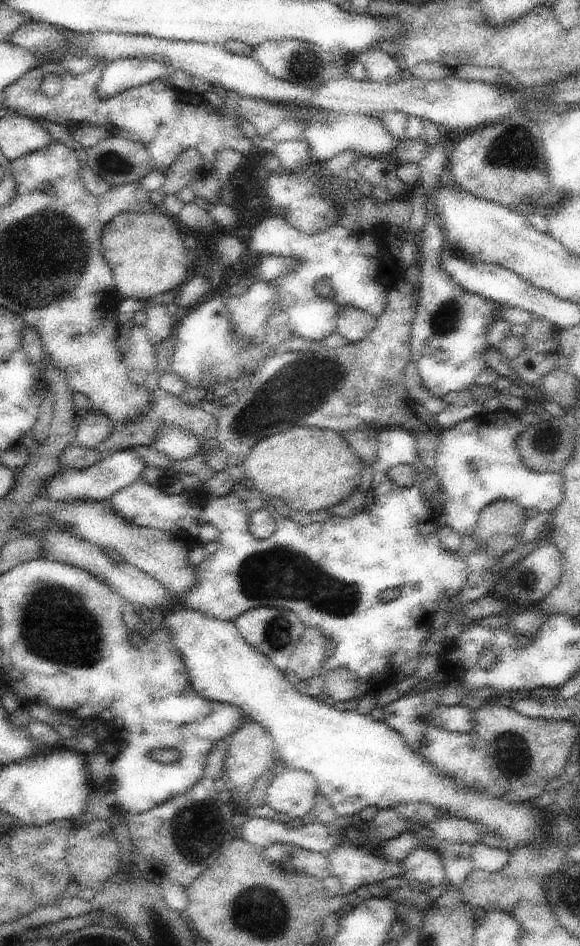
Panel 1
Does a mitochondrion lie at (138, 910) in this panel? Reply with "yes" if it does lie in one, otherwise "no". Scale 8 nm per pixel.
no

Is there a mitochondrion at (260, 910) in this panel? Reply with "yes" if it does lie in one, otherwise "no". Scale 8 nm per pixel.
yes

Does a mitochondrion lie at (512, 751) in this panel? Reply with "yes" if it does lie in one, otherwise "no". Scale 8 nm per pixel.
yes

